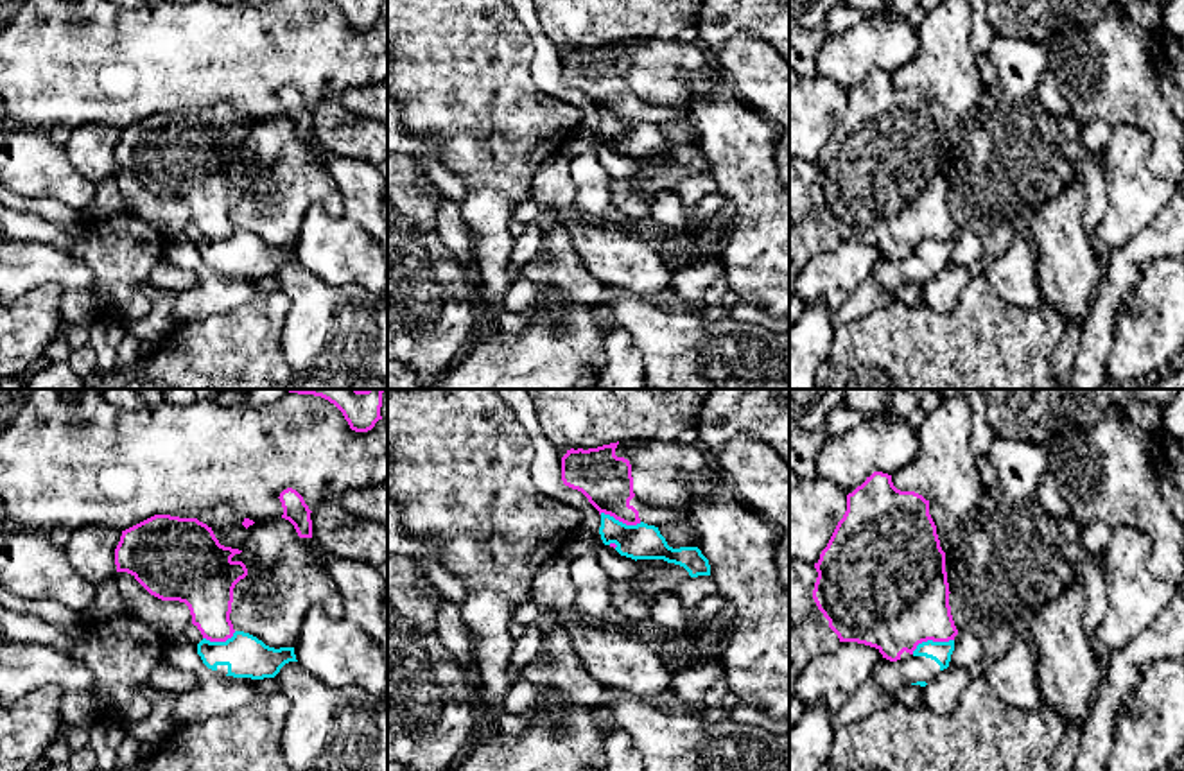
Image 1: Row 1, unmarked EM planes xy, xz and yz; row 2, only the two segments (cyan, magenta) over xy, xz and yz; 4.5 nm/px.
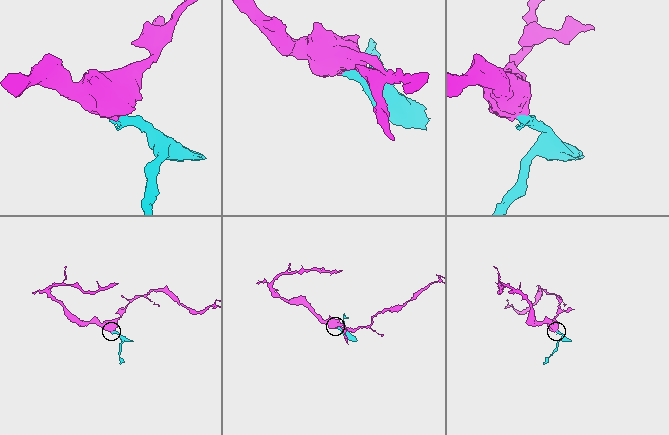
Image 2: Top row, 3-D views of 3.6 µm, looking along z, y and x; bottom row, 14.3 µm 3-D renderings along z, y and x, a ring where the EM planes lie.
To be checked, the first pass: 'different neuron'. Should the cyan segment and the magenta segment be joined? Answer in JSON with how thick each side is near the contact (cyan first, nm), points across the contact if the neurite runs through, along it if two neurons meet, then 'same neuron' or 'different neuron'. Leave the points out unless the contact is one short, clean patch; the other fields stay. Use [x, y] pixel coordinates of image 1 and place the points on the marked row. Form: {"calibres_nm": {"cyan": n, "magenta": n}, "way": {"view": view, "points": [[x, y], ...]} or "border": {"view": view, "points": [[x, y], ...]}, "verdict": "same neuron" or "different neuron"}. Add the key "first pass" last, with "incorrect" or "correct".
{"calibres_nm": {"cyan": 100, "magenta": 460}, "border": {"view": "yz", "points": [[953, 639], [922, 641], [912, 653]]}, "verdict": "different neuron", "first pass": "correct"}

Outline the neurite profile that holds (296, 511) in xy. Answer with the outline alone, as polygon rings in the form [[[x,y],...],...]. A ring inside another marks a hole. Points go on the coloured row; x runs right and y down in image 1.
[[[287,488],[280,493],[278,498],[283,507],[282,518],[294,525],[300,538],[312,538],[312,511],[305,504],[303,497],[296,489]]]

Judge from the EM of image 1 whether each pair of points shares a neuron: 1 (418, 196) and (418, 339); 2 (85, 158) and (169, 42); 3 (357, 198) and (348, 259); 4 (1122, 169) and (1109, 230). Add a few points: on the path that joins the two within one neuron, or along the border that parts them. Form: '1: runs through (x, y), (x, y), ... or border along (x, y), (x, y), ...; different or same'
1: runs through (418, 232), (418, 303); same
2: border along (121, 128), (78, 124), (72, 129); different
3: border along (343, 214), (368, 233); different
4: runs through (1122, 183), (1122, 216); same

